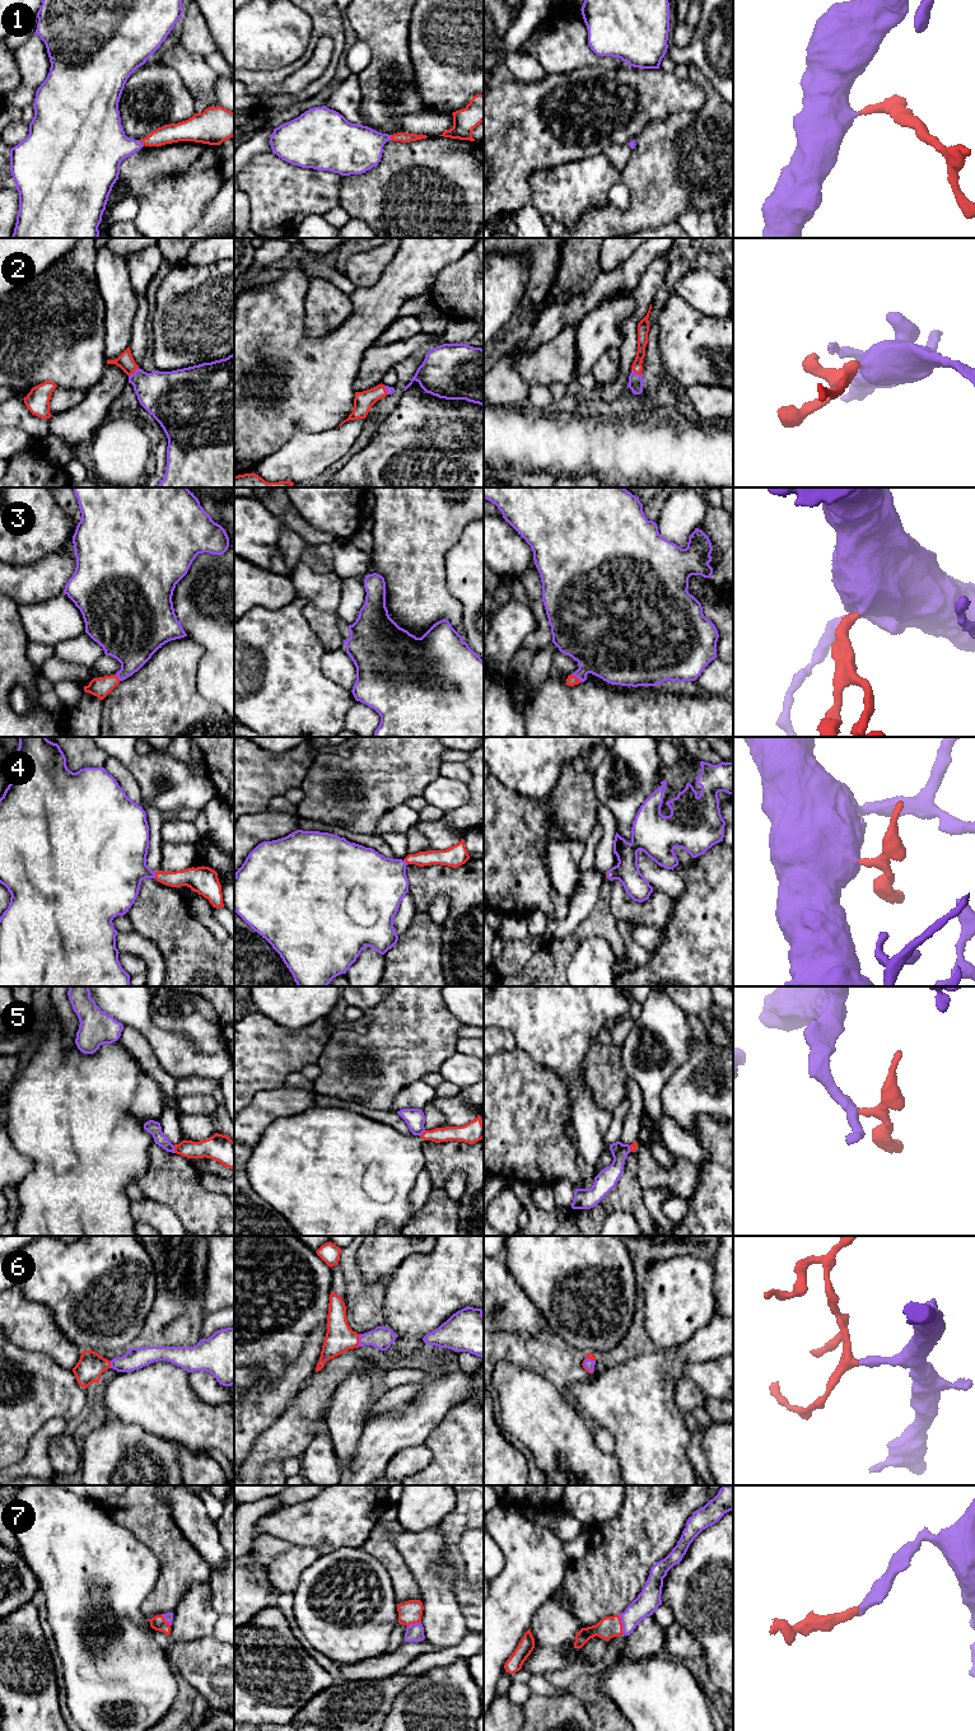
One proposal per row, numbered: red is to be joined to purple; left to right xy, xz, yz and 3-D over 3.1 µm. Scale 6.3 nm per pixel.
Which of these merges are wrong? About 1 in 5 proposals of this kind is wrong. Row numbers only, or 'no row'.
5

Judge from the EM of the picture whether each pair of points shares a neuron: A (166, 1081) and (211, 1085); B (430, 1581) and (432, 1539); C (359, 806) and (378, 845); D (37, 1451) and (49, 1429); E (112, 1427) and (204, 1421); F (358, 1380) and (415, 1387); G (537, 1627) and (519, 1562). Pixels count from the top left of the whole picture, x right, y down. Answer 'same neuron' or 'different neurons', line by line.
A: different neurons
B: same neuron
C: different neurons
D: same neuron
E: different neurons
F: different neurons
G: different neurons

